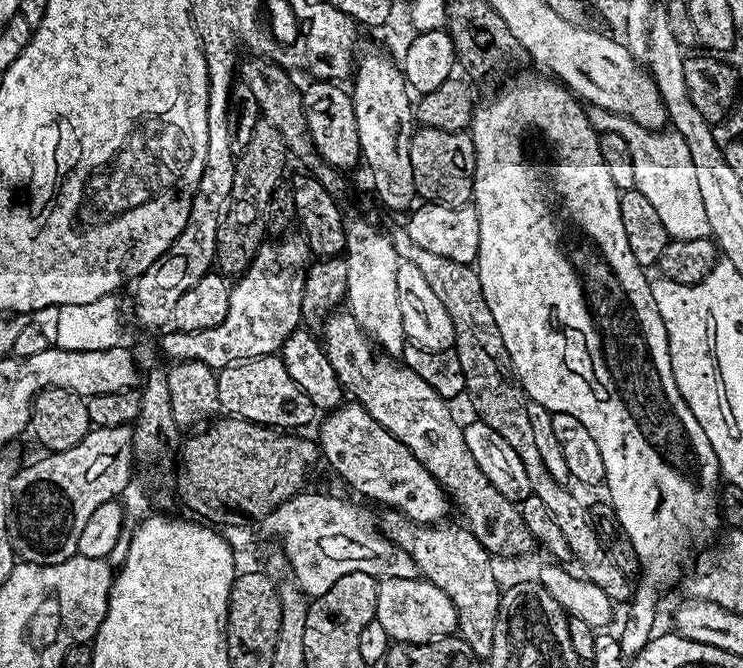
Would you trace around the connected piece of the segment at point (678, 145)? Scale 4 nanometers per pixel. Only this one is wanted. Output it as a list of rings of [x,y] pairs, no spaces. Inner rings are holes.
[[[664,130],[655,137],[652,148],[633,147],[636,160],[636,182],[642,194],[646,194],[650,206],[658,210],[662,226],[666,226],[672,240],[703,240],[710,233],[706,222],[706,210],[702,206],[702,194],[698,190],[698,178],[690,163],[690,150],[686,142],[671,130]]]

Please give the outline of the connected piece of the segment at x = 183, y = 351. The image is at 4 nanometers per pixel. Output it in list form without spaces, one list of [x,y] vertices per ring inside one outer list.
[[[292,235],[272,238],[260,245],[243,276],[229,287],[230,306],[226,306],[226,318],[218,326],[201,332],[168,330],[163,333],[160,352],[168,362],[202,362],[219,370],[250,358],[279,353],[286,338],[301,327],[304,276],[310,267],[308,243],[303,235]]]

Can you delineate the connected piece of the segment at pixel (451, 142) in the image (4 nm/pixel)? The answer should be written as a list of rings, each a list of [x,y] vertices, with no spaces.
[[[417,127],[410,142],[410,166],[414,166],[417,197],[430,204],[464,206],[471,201],[476,151],[467,131],[447,132]]]

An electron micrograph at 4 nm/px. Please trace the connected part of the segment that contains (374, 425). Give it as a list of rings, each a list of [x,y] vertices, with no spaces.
[[[345,402],[331,409],[324,421],[321,419],[318,447],[323,459],[353,488],[385,509],[400,512],[416,524],[439,524],[447,521],[450,501],[440,483],[370,414],[361,404]]]

